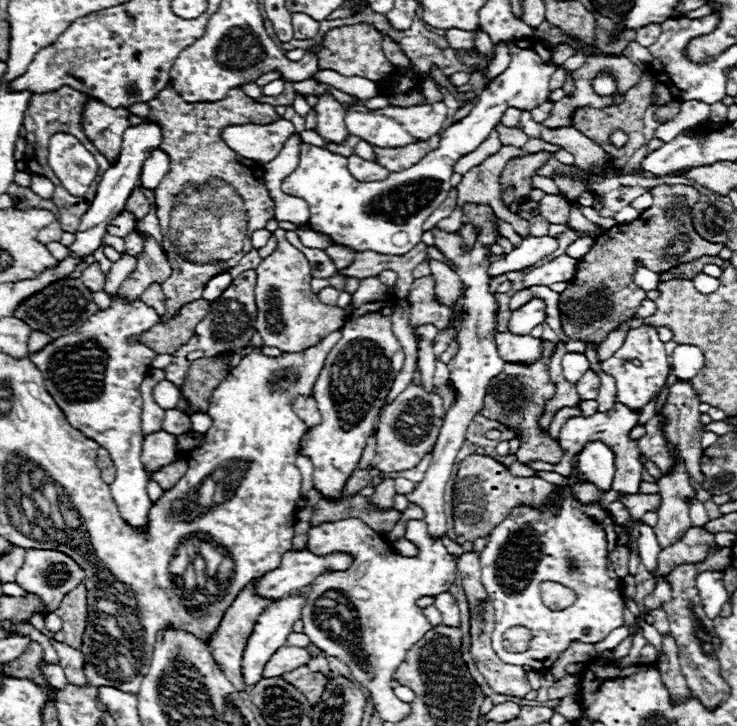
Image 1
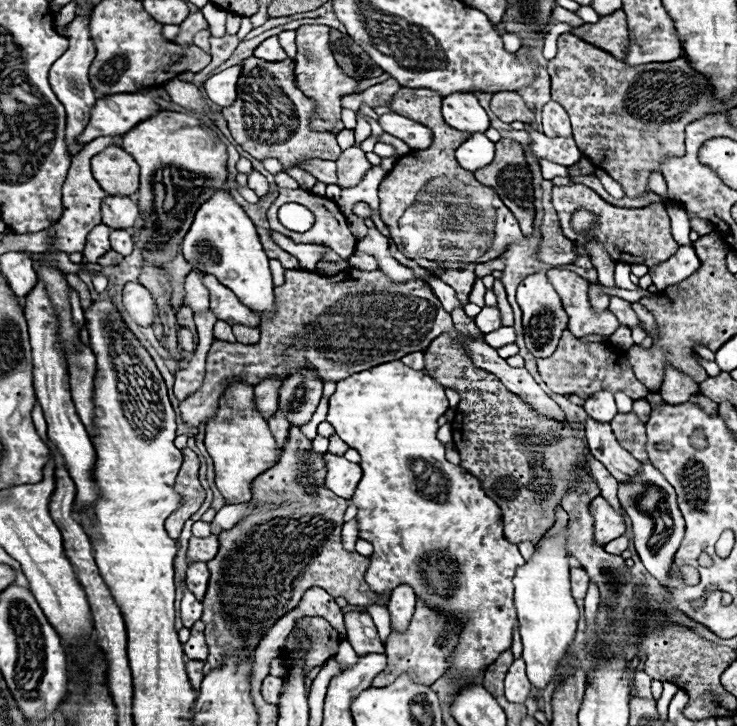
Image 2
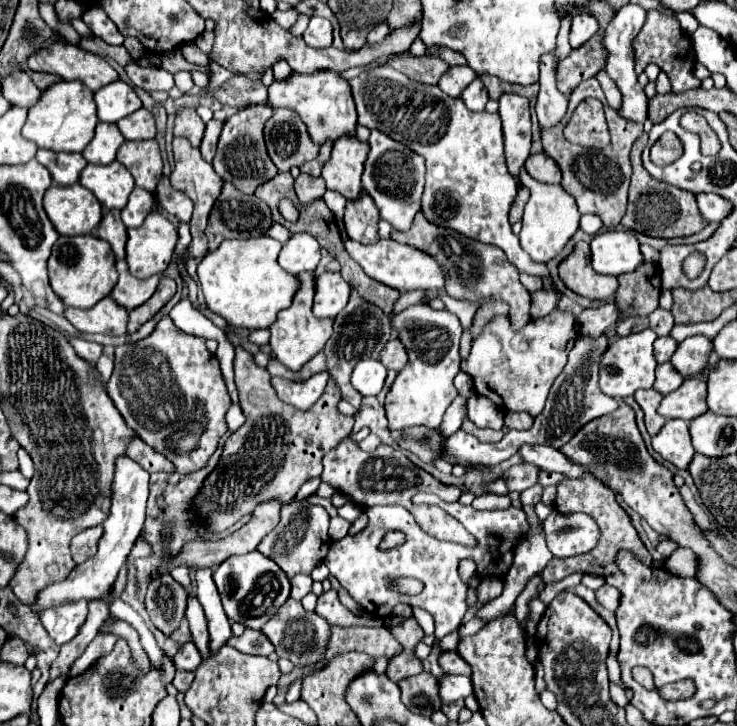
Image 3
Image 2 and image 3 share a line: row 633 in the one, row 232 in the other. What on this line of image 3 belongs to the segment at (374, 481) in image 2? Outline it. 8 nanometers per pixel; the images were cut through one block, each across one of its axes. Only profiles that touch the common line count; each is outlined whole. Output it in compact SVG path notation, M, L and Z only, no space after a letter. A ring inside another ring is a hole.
M382 66L350 80L358 122L364 124L414 124L416 130L390 132L412 152L426 160L426 186L422 194L422 212L428 222L452 228L478 242L494 244L504 250L508 262L530 276L548 278L546 264L526 258L518 236L510 230L508 212L518 192L516 178L508 172L504 158L502 120L498 114L472 112L460 98L446 96L438 86L418 84L402 72Z

